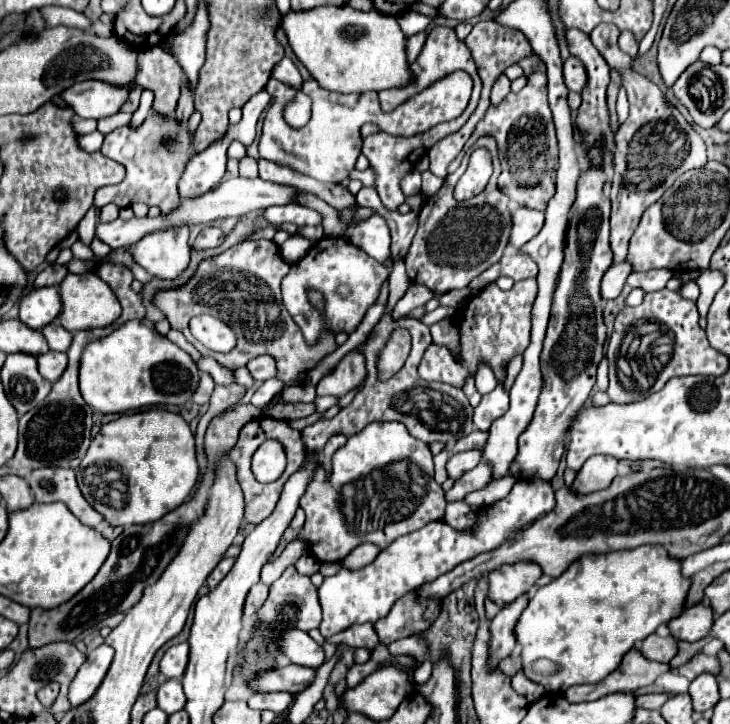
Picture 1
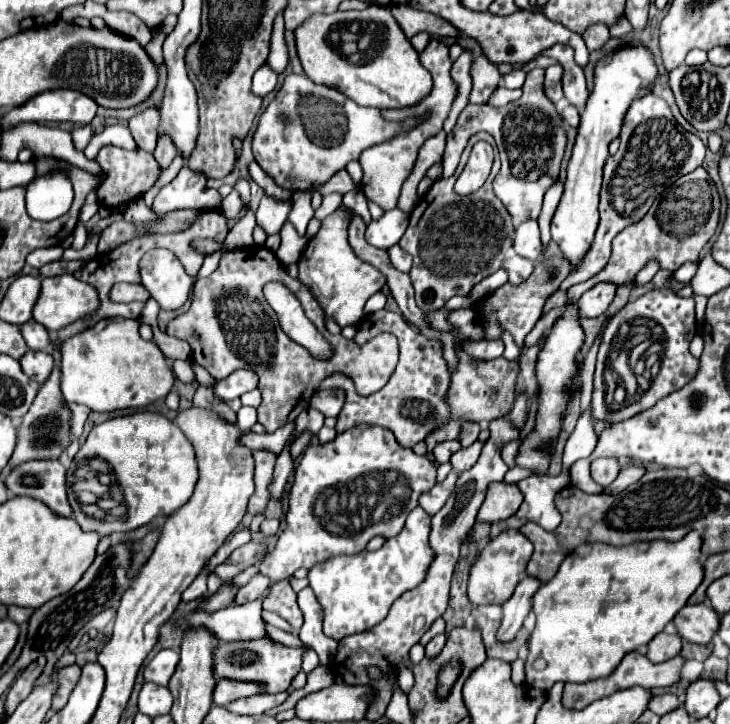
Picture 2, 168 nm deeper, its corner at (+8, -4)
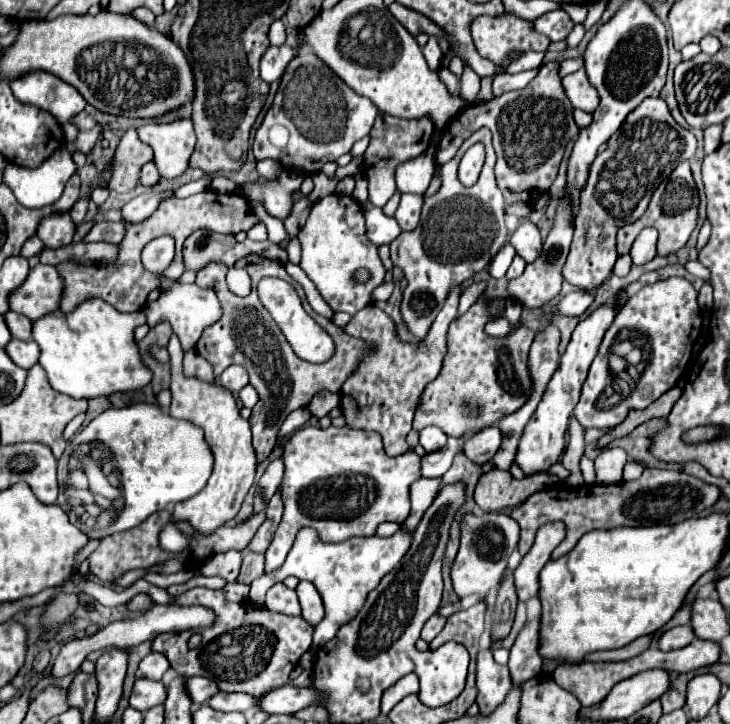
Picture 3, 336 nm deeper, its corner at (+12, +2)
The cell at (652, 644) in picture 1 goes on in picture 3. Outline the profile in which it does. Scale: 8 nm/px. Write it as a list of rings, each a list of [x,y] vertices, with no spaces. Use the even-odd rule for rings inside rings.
[[[682,625],[682,627],[674,627],[670,631],[666,631],[660,641],[658,641],[658,647],[662,651],[672,651],[672,649],[682,649],[686,645],[690,645],[694,641],[694,631],[690,625]]]

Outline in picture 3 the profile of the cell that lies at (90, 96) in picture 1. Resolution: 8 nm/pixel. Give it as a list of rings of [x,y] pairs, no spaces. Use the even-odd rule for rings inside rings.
[[[28,71],[26,75],[12,79],[10,89],[18,101],[50,111],[62,125],[86,107],[86,101],[70,83],[64,83],[60,77],[46,71]]]

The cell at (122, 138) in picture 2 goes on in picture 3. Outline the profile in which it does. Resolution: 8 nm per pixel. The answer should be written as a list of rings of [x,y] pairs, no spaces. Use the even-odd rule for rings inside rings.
[[[62,147],[52,155],[52,159],[46,159],[36,171],[24,171],[24,167],[6,167],[4,171],[4,183],[14,191],[16,199],[24,207],[44,207],[52,205],[56,199],[60,199],[66,181],[76,173],[76,165],[72,161],[72,155]]]

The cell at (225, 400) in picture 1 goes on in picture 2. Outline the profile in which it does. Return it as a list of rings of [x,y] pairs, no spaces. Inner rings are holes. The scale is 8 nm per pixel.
[[[238,369],[230,373],[226,379],[220,379],[214,387],[214,395],[220,401],[232,401],[252,389],[258,387],[258,375],[252,369]]]

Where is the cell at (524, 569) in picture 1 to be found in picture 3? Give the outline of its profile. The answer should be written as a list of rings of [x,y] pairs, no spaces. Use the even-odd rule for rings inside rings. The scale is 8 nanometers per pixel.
[[[498,511],[492,513],[464,513],[460,519],[460,549],[456,553],[456,559],[452,563],[452,587],[456,595],[462,599],[466,595],[478,593],[486,597],[486,593],[500,585],[500,579],[506,571],[508,557],[516,549],[520,527],[518,523],[508,515],[498,515]]]

